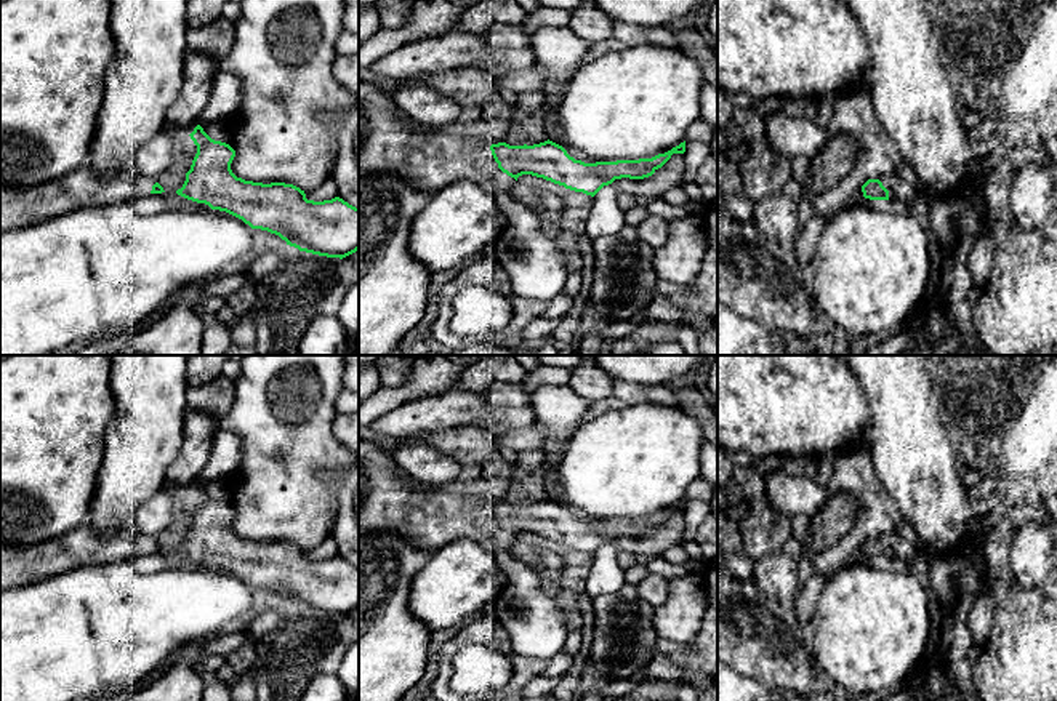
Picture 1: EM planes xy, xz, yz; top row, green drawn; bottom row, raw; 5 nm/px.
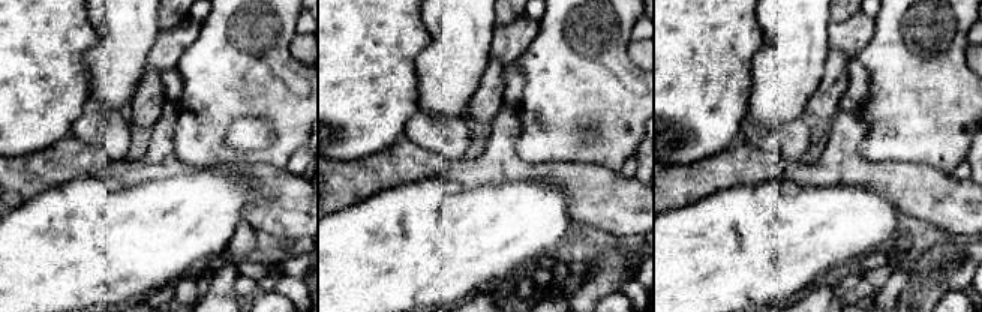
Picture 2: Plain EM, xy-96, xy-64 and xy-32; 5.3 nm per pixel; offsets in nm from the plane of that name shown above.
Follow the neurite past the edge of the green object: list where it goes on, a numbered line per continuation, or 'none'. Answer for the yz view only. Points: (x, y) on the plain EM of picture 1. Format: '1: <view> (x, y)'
1: yz (908, 548)

